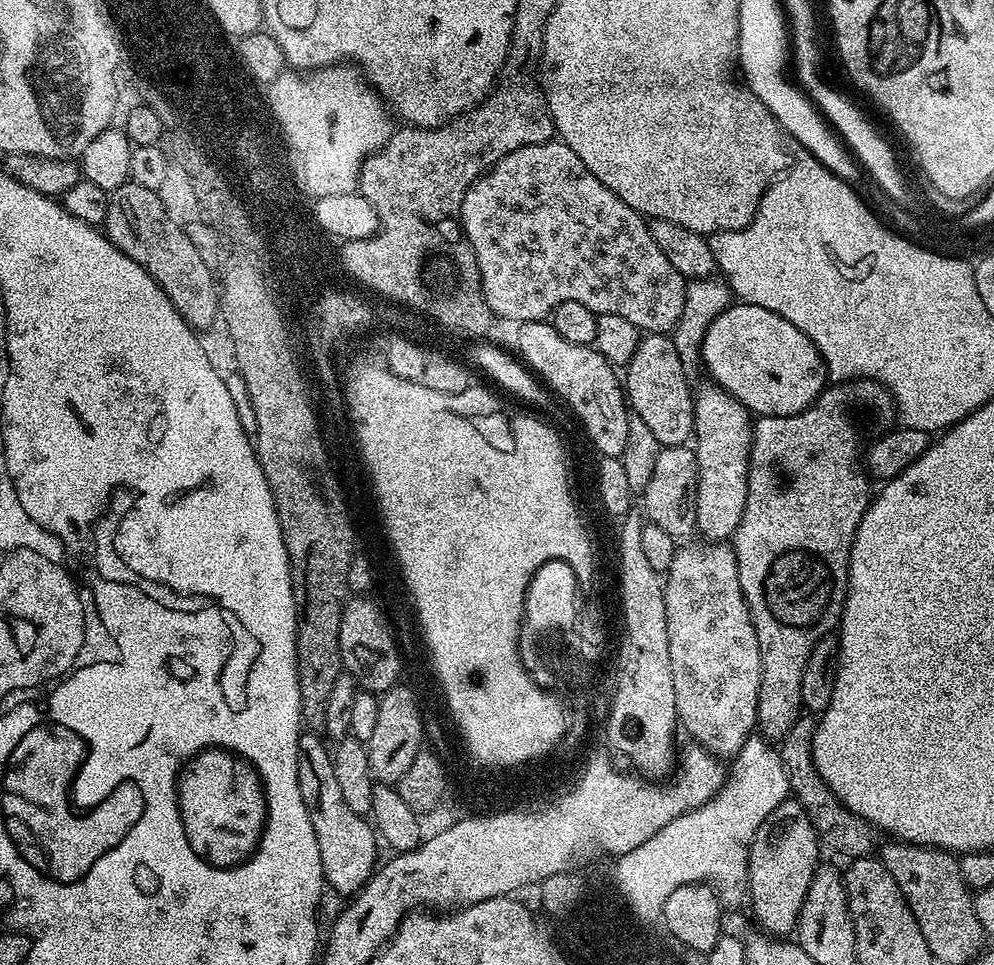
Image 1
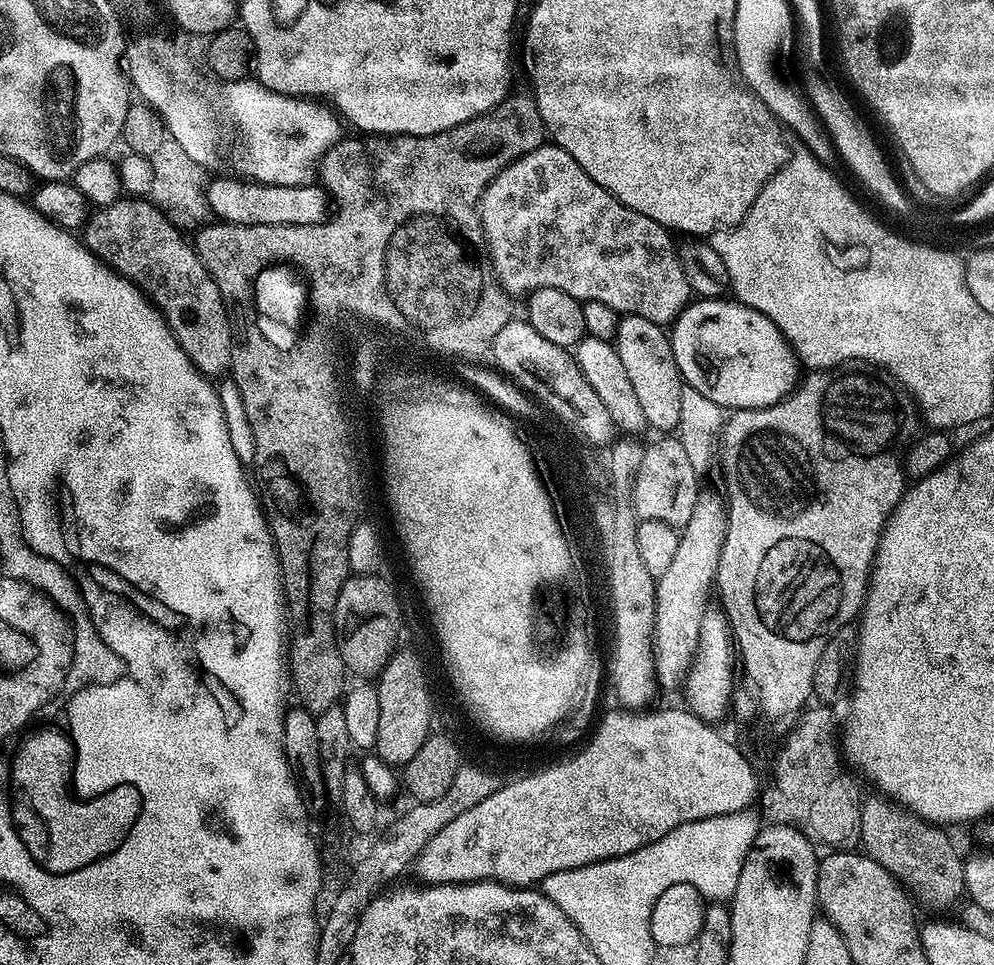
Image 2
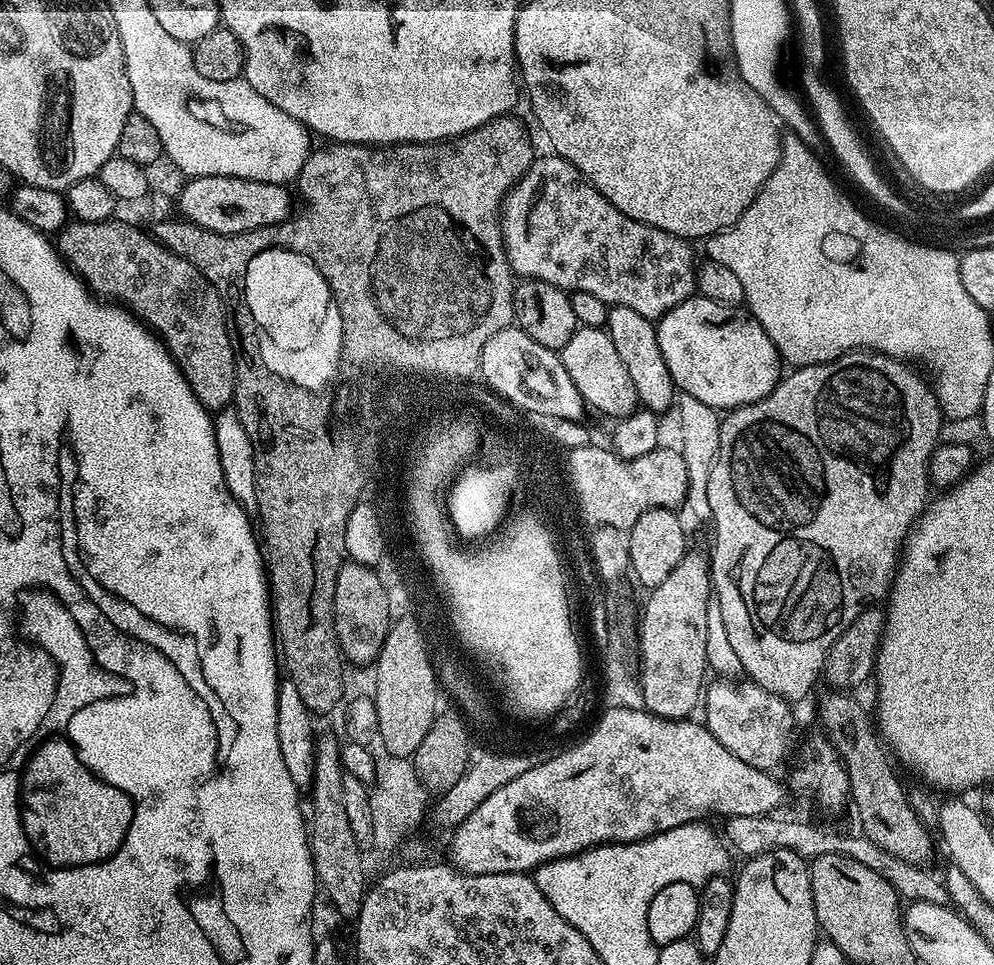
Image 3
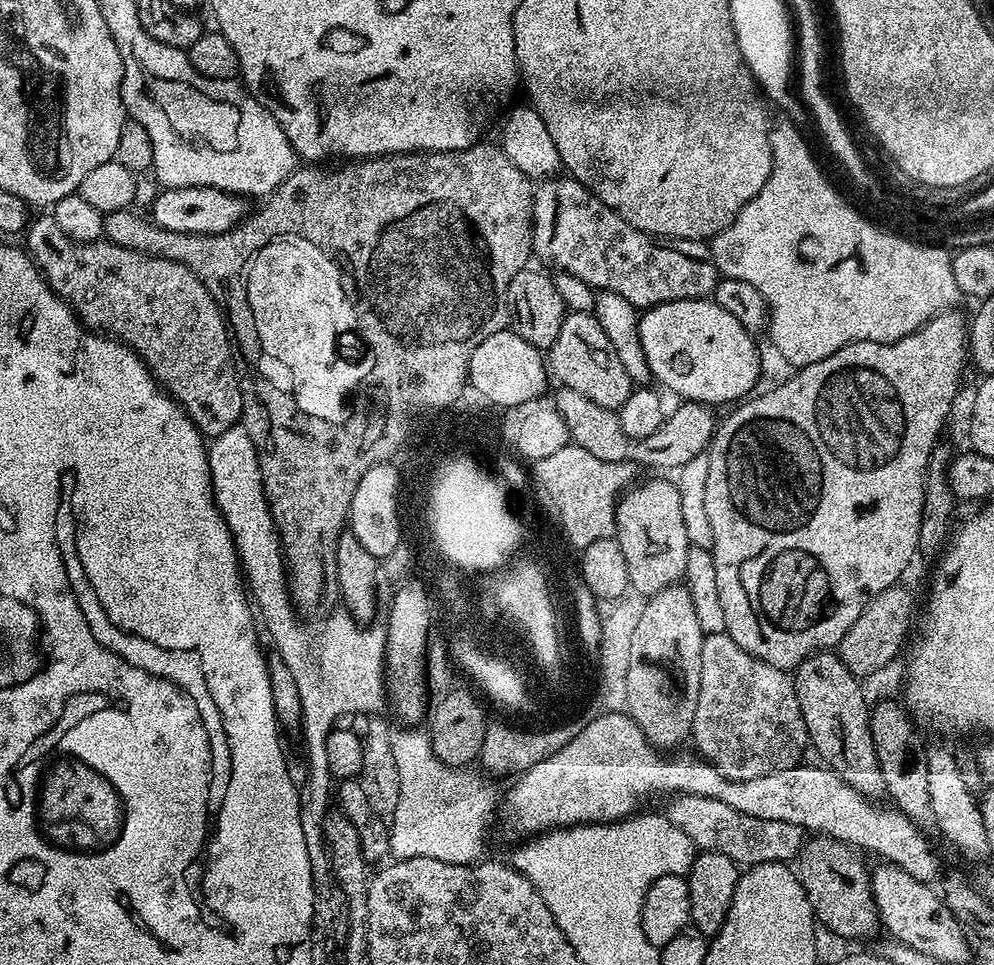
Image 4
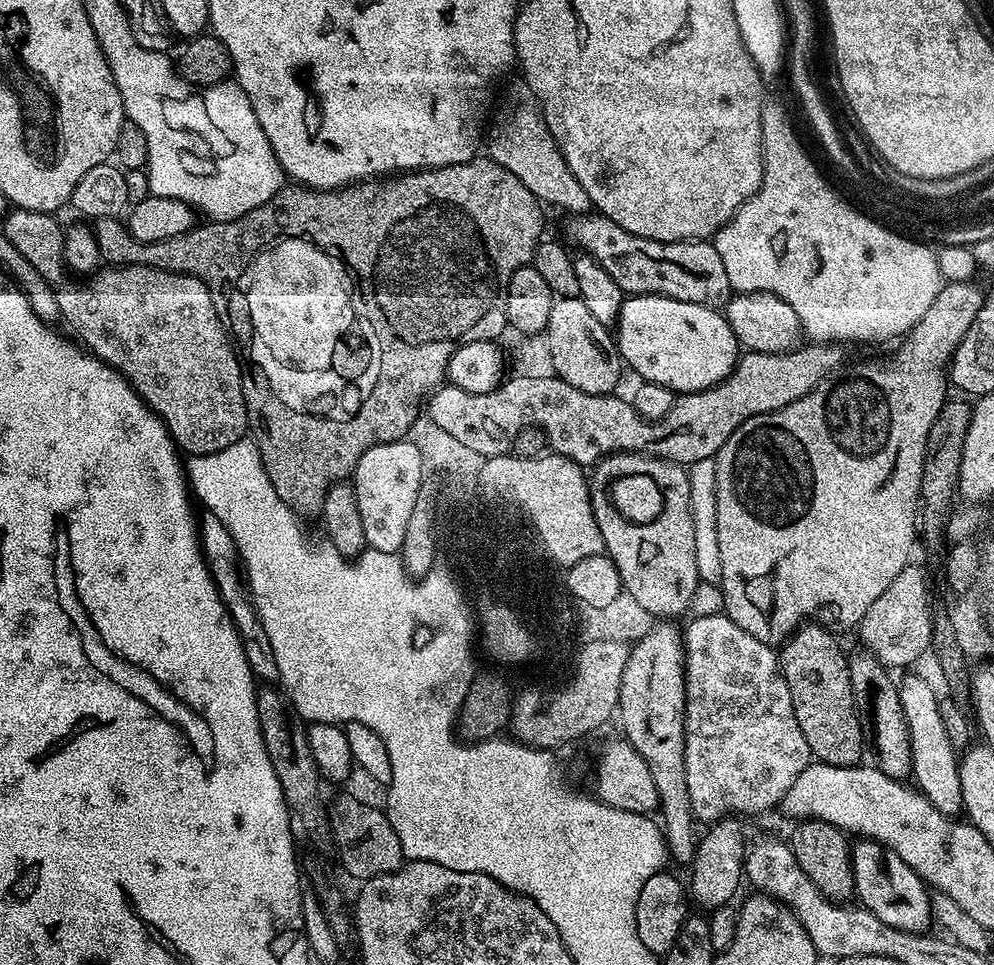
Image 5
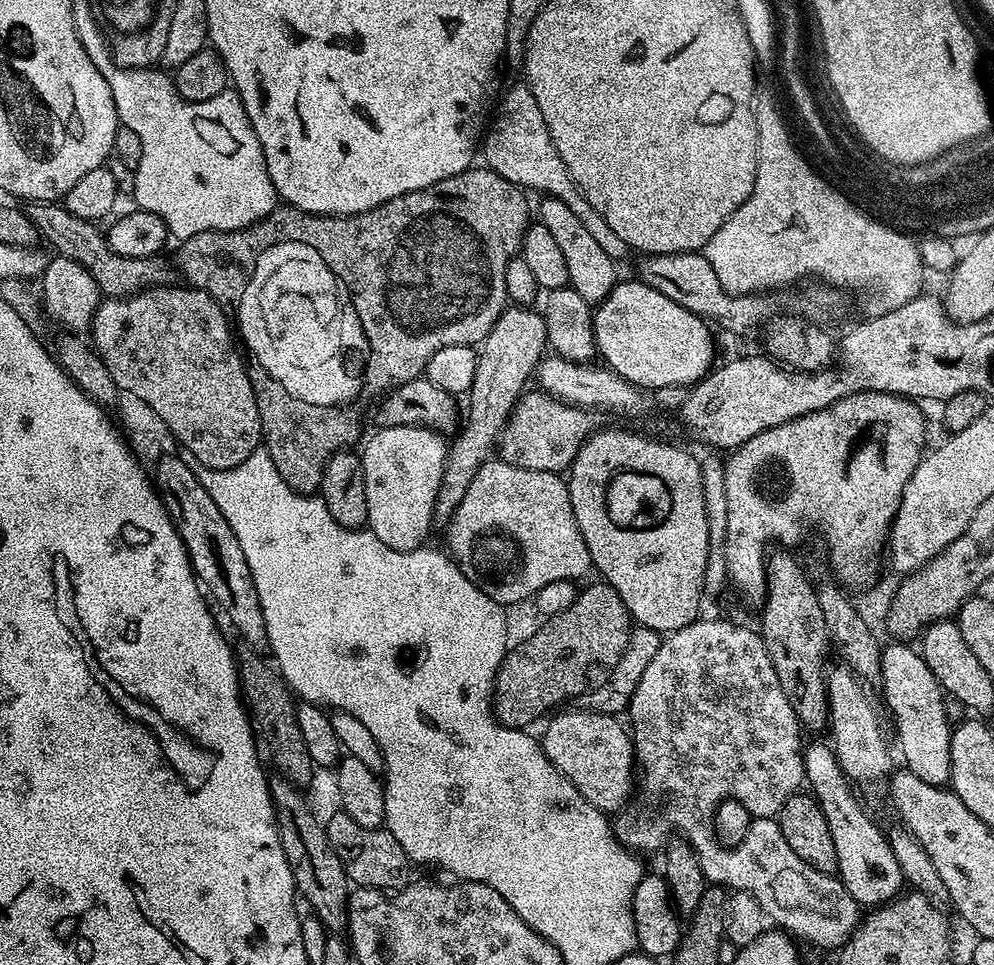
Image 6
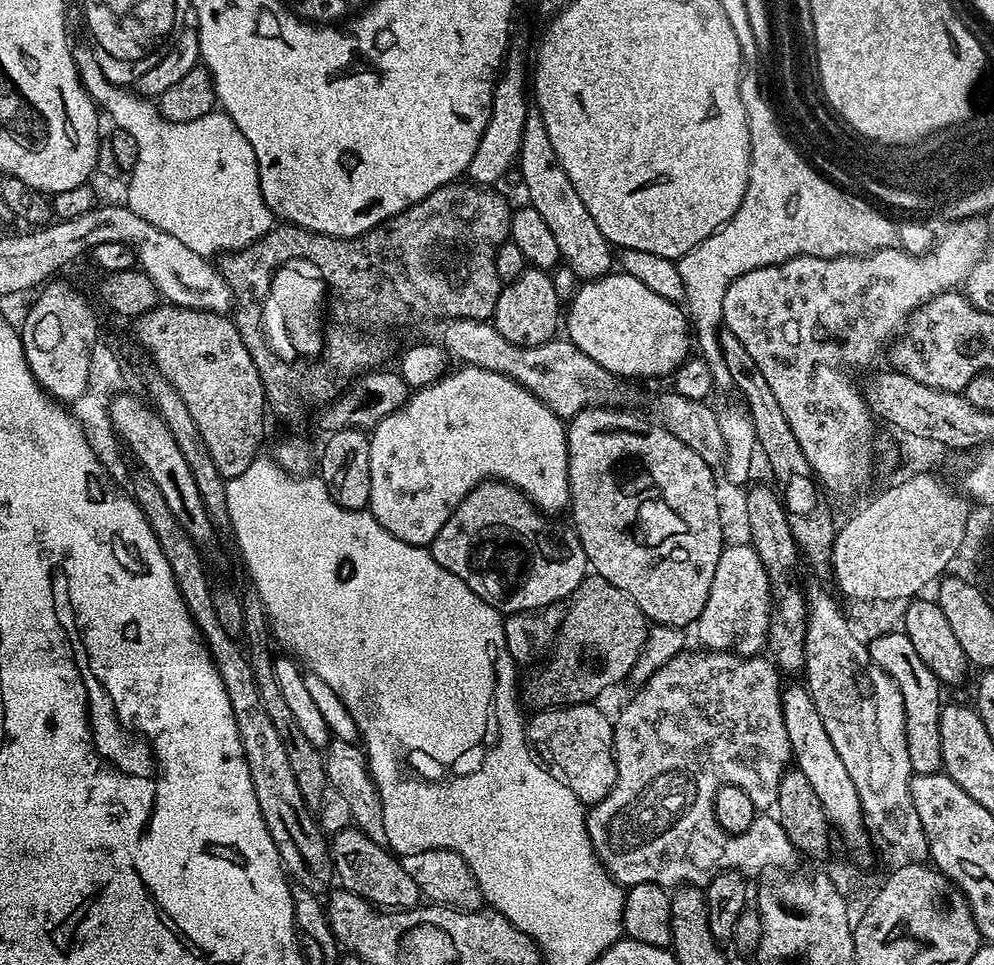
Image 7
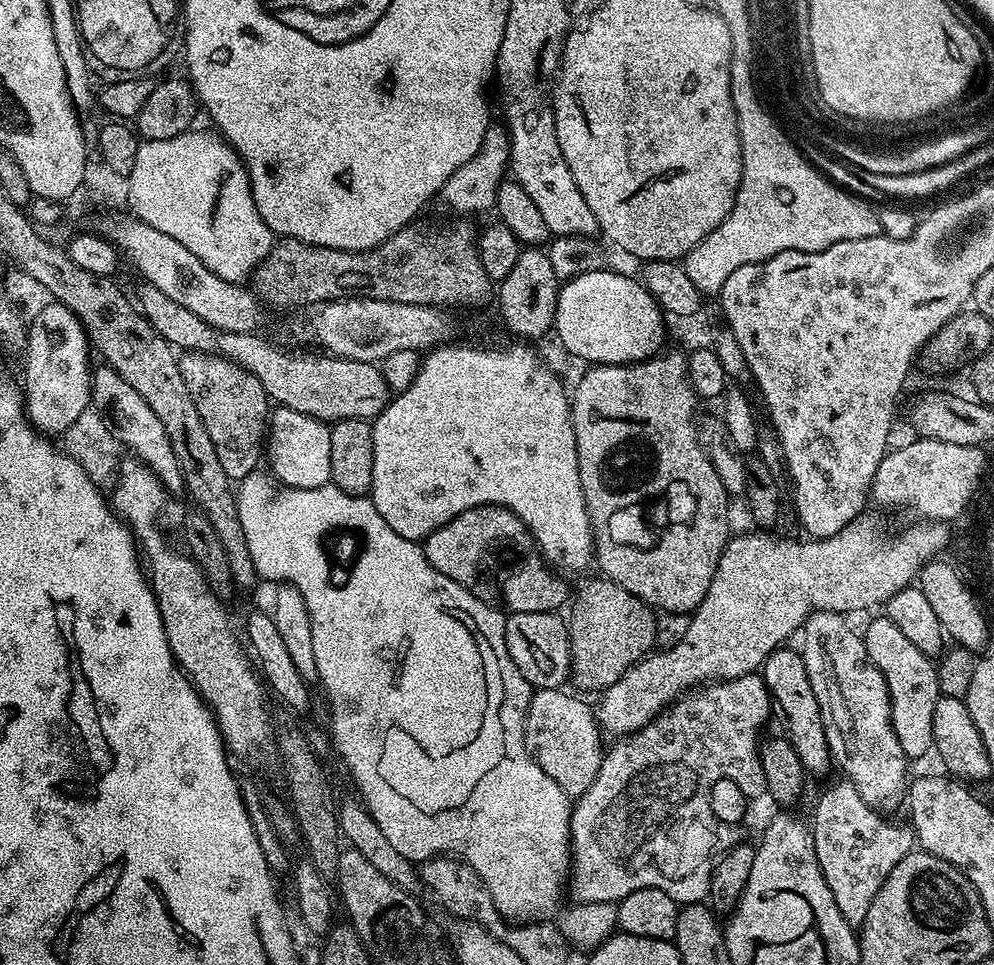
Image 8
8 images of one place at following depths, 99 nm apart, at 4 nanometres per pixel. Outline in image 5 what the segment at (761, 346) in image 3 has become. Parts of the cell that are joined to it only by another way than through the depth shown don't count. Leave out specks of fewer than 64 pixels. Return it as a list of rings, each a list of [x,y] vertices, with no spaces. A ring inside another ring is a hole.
[[[628,296],[620,311],[614,339],[620,349],[621,361],[627,367],[629,364],[641,376],[641,381],[661,384],[671,388],[676,394],[701,392],[721,384],[736,369],[737,359],[742,352],[723,311],[694,302],[678,302],[665,296]]]

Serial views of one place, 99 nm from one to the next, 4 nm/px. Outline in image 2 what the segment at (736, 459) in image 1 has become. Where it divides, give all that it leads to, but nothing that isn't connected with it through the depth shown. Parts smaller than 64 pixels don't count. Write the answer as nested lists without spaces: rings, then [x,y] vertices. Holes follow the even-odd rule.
[[[708,490],[701,491],[698,502],[694,502],[694,514],[690,514],[690,522],[686,522],[686,526],[679,529],[680,541],[678,542],[678,550],[674,554],[674,559],[670,561],[670,567],[667,568],[666,574],[662,574],[658,577],[656,582],[656,621],[654,622],[654,634],[656,639],[653,640],[652,645],[654,646],[654,658],[656,659],[656,679],[658,681],[659,687],[672,688],[681,683],[687,673],[688,667],[691,664],[691,660],[696,652],[697,638],[700,636],[700,626],[701,619],[704,617],[706,607],[708,602],[708,591],[711,593],[714,588],[714,581],[716,579],[716,571],[718,570],[718,562],[720,561],[720,555],[722,554],[722,546],[726,542],[726,530],[728,529],[728,505],[726,503],[725,497],[720,496],[716,492],[708,492]]]

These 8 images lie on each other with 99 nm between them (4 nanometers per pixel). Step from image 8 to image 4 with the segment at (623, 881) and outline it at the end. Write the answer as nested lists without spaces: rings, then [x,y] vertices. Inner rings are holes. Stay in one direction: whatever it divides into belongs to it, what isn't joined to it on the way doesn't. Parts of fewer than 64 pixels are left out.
[[[727,632],[710,633],[705,635],[704,645],[702,646],[702,678],[700,679],[700,689],[698,690],[698,706],[694,714],[694,722],[692,723],[691,739],[696,740],[695,751],[699,753],[703,759],[714,767],[728,780],[750,780],[752,778],[762,778],[770,775],[772,772],[781,772],[787,768],[797,767],[801,763],[800,755],[803,754],[804,748],[809,747],[808,731],[804,725],[804,719],[800,713],[798,706],[798,698],[796,697],[796,685],[793,677],[788,675],[783,669],[770,666],[761,660],[755,660],[750,654],[746,654],[746,650],[742,650],[742,646],[738,646]]]

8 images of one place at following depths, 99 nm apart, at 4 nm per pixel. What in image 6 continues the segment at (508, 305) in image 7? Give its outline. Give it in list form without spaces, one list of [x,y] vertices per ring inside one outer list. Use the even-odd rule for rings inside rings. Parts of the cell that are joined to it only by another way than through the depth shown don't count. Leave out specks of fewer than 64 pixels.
[[[532,306],[505,307],[488,337],[482,341],[470,393],[472,405],[468,408],[468,422],[461,430],[460,437],[451,441],[448,457],[444,460],[444,474],[432,515],[437,525],[446,526],[450,522],[450,518],[456,513],[458,502],[462,502],[470,482],[474,482],[474,474],[478,474],[480,467],[493,455],[494,441],[503,432],[516,401],[525,391],[524,383],[528,376],[530,380],[539,368],[540,361],[545,359],[548,347],[546,322],[543,315]]]

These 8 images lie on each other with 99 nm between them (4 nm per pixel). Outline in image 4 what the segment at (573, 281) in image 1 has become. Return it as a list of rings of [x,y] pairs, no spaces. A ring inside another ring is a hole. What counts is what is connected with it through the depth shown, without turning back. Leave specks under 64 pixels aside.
[[[555,174],[541,179],[532,194],[532,256],[549,269],[574,274],[591,288],[613,292],[637,310],[647,310],[675,300],[699,300],[716,291],[718,273],[712,262],[710,248],[699,240],[657,238],[630,226],[610,206],[606,206],[589,188],[574,177]]]

